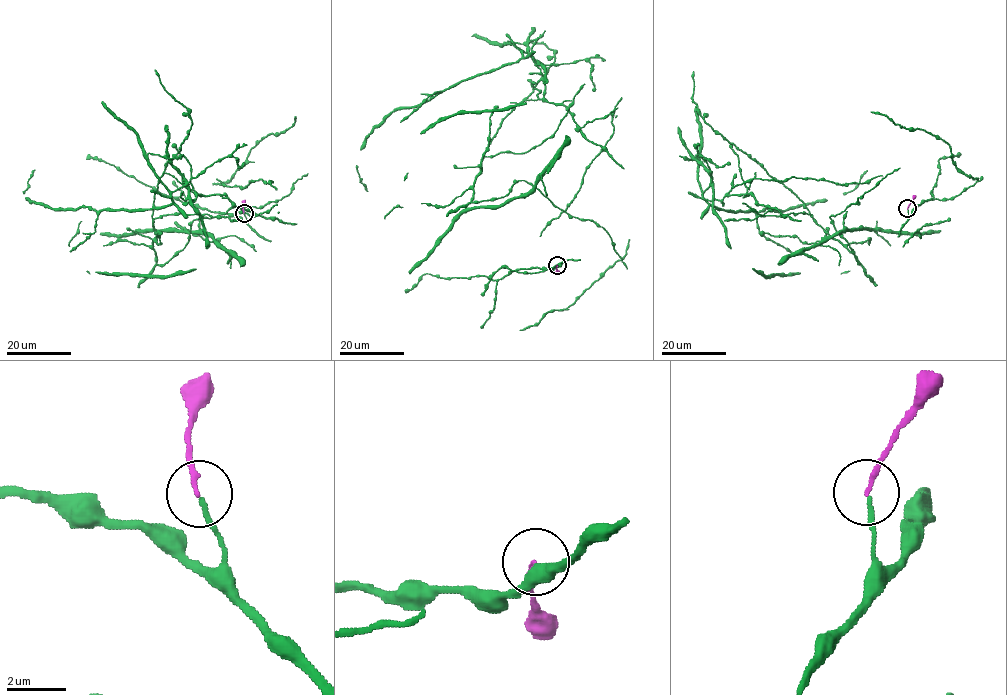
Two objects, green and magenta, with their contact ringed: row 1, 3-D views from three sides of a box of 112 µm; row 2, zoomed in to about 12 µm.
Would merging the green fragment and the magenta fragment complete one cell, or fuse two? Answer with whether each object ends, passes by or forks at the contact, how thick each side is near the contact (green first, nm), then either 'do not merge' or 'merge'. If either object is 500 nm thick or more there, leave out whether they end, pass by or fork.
green ends; magenta ends; calibres 140 and 170 nm; merge

